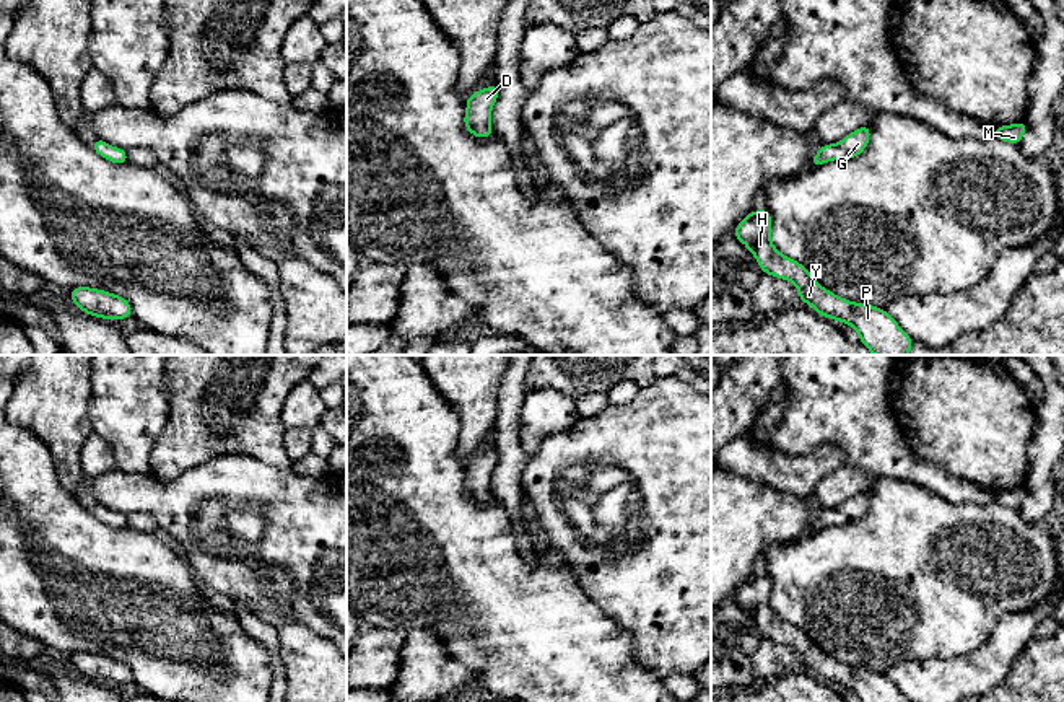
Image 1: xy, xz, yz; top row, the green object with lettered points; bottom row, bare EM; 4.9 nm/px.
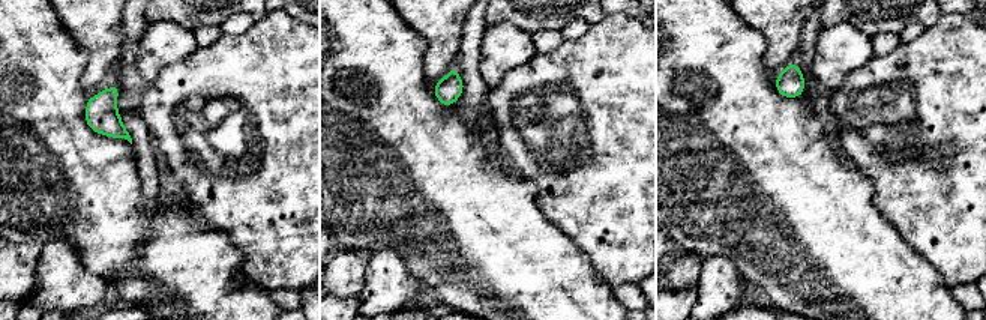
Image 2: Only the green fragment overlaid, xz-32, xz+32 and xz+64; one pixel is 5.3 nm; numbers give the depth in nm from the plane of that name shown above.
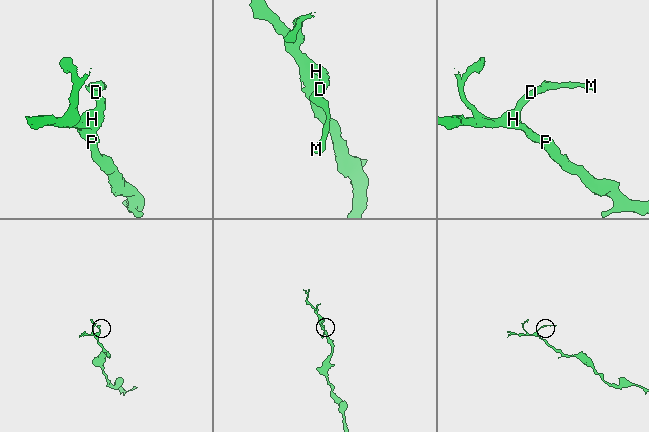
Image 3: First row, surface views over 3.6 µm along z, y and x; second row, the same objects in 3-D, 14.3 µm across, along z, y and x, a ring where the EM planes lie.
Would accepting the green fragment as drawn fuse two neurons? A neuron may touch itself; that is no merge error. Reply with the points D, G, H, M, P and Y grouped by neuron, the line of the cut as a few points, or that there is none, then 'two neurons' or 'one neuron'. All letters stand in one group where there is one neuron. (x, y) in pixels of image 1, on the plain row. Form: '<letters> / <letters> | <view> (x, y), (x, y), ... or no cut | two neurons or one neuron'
D G H M P Y | no cut | one neuron

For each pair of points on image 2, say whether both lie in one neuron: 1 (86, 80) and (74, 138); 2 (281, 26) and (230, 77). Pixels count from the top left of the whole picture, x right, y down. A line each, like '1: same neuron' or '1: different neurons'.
1: different neurons
2: same neuron

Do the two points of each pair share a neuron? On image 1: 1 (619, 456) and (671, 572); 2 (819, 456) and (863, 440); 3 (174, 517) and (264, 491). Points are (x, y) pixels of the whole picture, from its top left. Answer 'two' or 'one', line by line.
1: one
2: two
3: one

